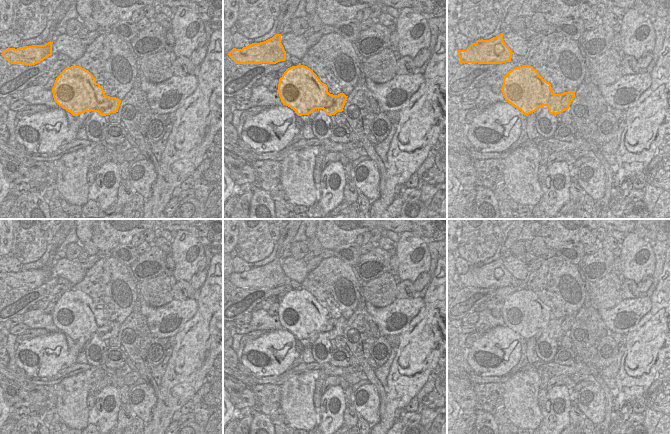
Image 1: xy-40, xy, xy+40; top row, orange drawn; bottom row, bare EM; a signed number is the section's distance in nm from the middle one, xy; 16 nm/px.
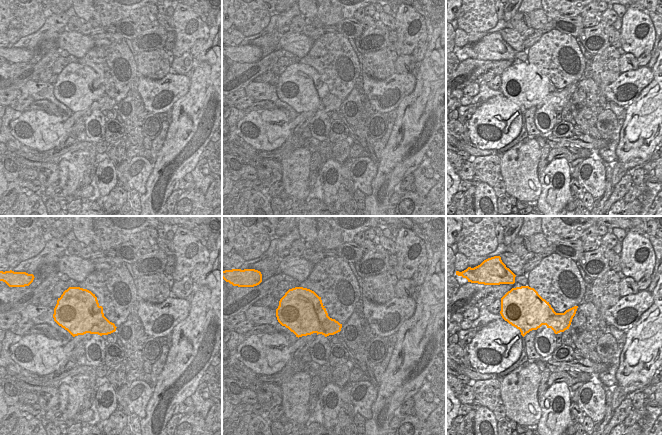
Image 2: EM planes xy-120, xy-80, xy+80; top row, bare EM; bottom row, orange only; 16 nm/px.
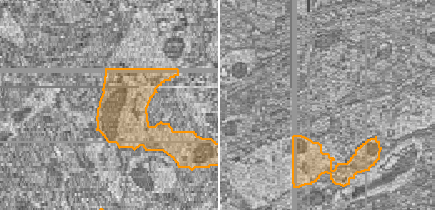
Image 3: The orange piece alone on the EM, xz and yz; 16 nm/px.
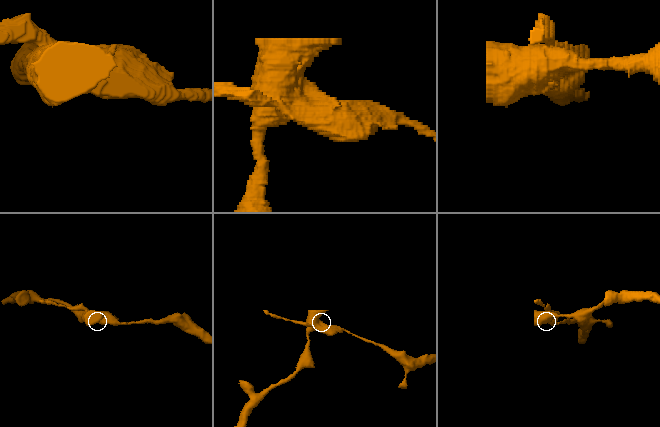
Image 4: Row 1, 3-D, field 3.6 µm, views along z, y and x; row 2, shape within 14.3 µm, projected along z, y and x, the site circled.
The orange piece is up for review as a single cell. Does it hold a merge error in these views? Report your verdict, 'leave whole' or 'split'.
split

